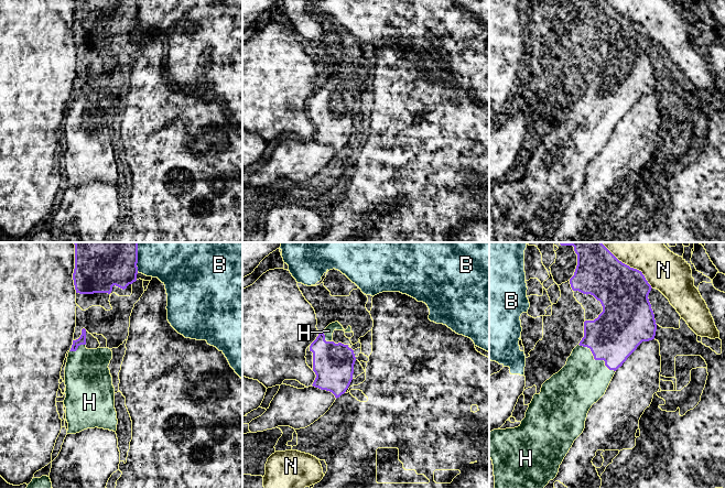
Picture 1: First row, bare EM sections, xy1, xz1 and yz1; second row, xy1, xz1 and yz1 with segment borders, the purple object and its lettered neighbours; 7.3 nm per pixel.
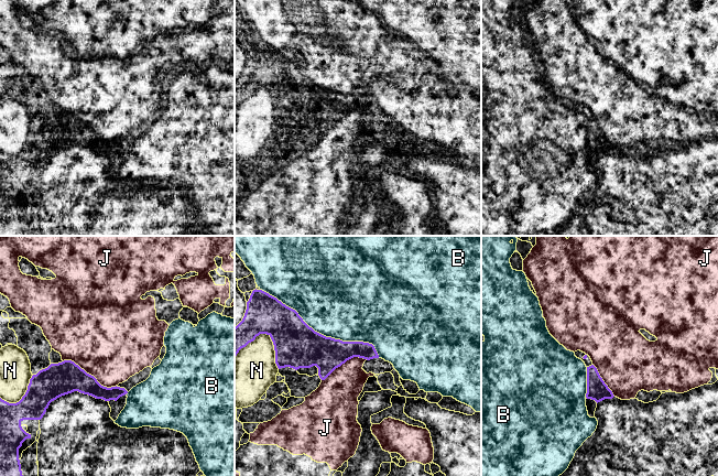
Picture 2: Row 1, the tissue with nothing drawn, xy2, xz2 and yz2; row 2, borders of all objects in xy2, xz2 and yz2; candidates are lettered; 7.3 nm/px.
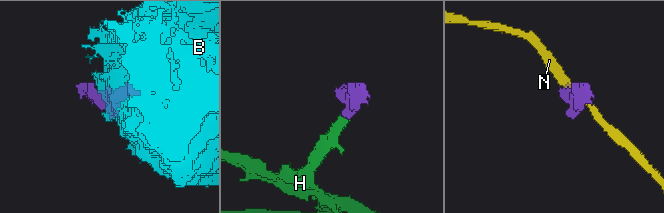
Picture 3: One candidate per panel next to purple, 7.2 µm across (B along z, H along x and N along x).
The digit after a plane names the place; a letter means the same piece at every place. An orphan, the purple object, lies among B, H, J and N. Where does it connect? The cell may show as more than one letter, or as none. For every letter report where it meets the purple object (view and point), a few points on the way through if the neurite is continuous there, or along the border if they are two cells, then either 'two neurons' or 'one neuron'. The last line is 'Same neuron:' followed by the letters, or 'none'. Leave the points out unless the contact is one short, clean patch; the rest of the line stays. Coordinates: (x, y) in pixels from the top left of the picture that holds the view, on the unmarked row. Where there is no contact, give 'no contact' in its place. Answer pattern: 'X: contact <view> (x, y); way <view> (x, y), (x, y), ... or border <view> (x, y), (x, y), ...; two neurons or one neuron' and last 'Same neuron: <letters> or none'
B: contact xz2 (321, 87); two neurons
H: contact yz1 (596, 112); one neuron
J: contact xy2 (88, 127); two neurons
N: contact xz2 (247, 97); two neurons
Same neuron: H

